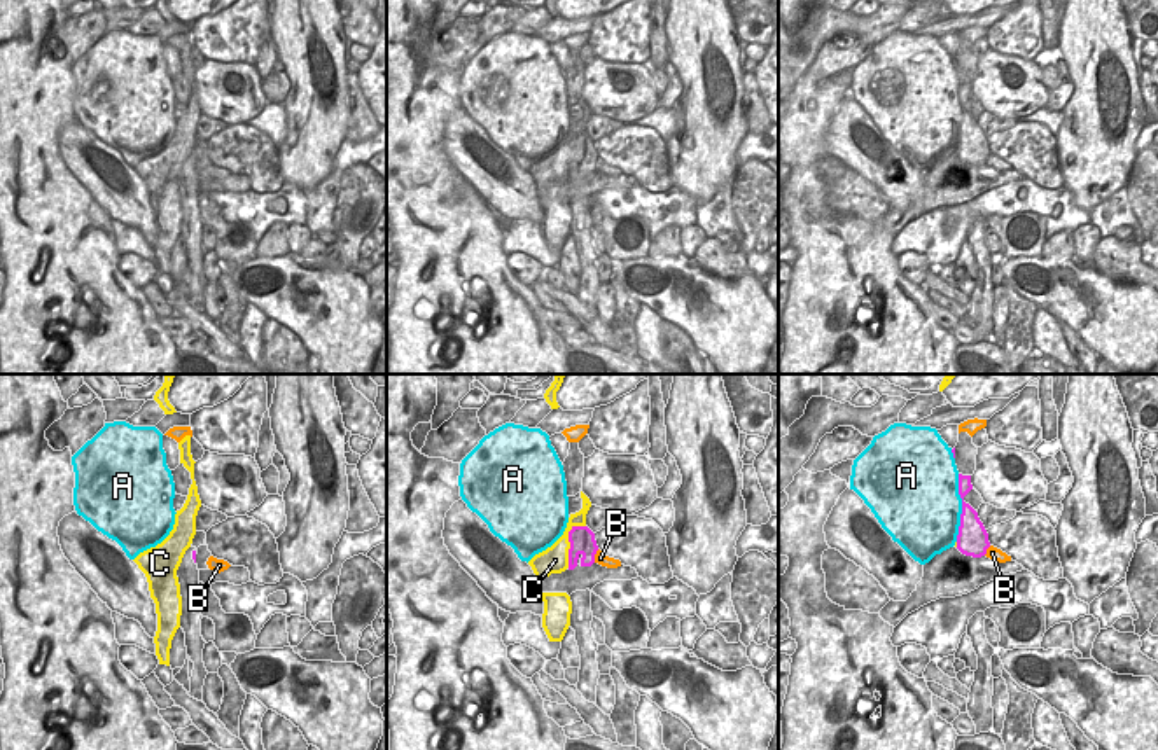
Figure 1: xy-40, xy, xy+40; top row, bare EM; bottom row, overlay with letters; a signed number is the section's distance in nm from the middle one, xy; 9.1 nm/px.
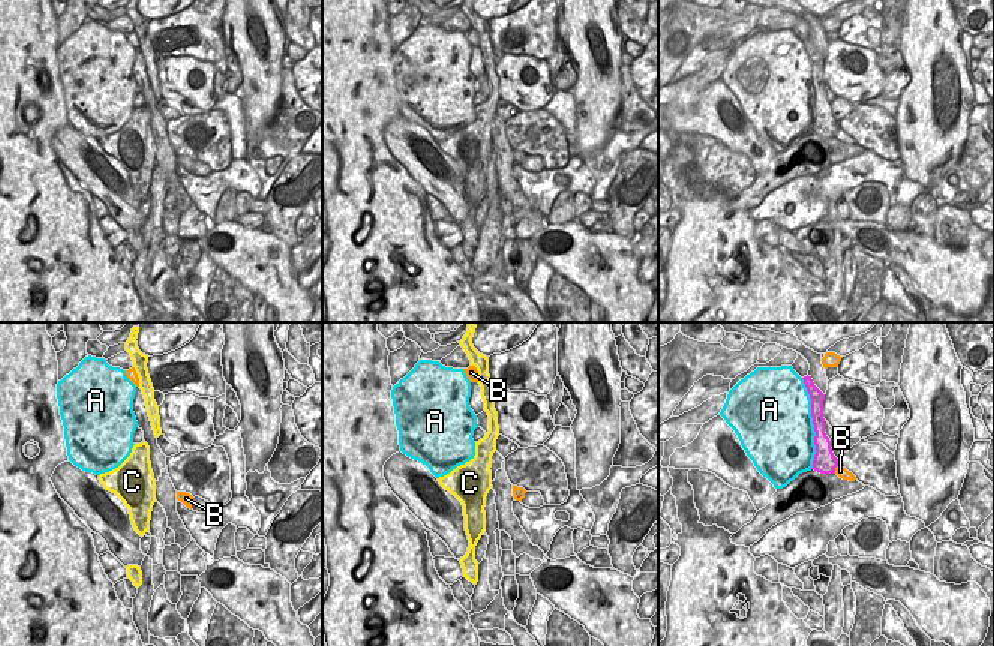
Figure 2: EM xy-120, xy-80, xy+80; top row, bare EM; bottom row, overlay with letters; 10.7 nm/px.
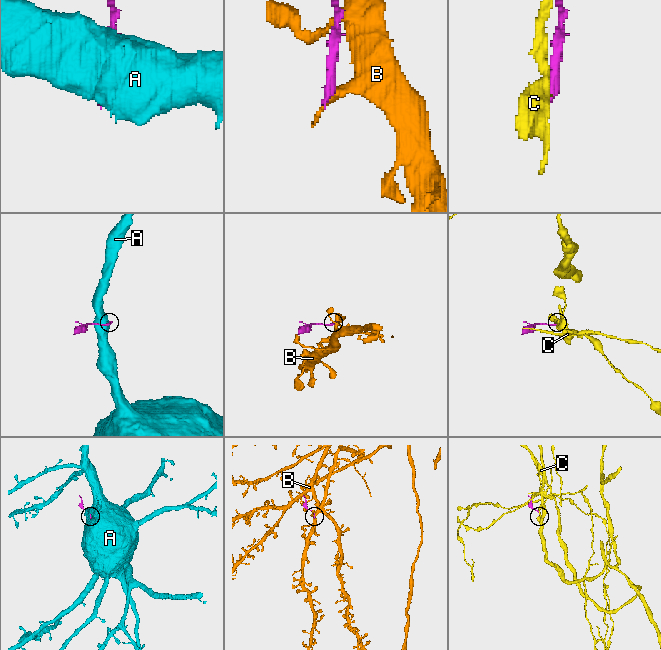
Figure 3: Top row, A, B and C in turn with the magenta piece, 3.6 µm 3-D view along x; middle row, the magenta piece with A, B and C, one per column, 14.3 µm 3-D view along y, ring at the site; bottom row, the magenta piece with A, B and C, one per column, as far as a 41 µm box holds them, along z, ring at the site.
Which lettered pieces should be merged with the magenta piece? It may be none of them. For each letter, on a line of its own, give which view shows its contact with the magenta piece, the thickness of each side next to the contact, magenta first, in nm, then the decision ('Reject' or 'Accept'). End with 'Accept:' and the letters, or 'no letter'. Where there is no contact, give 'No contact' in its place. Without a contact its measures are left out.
A: Touches magenta in xy+40. Thickness 260 nm (magenta) against 480 nm. Reject
B: Touches magenta in xy. Thickness 240 nm (magenta) against 120 nm. Reject
C: Touches magenta in xy. Thickness 240 nm (magenta) against 260 nm. Reject
Accept: no letter

